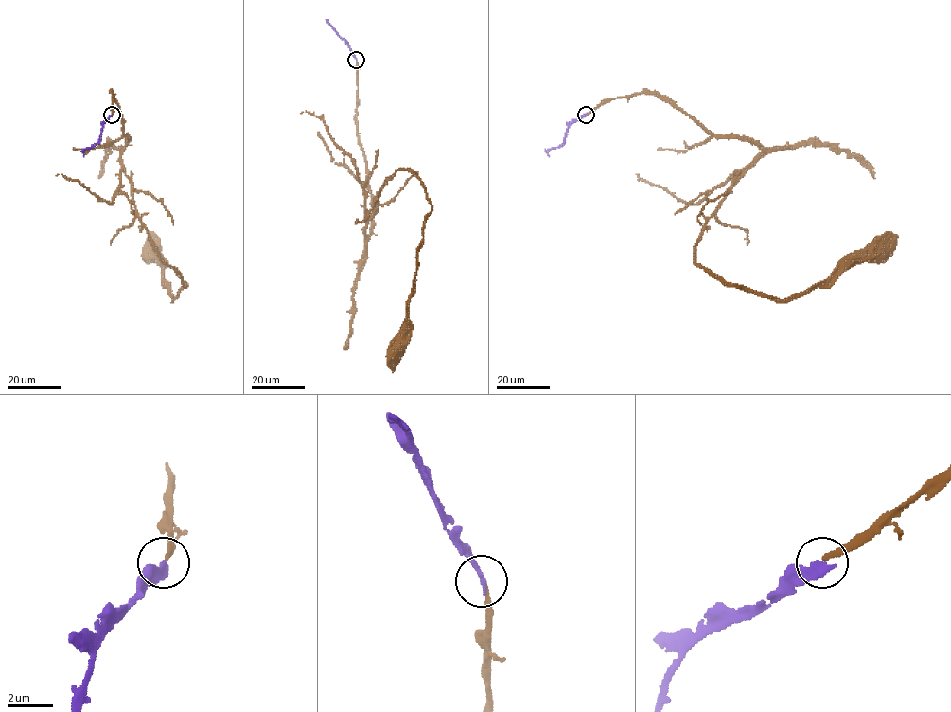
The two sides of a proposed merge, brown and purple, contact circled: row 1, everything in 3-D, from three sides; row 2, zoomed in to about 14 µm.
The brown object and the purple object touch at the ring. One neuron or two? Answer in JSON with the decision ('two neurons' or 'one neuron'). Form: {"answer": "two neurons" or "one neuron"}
{"answer": "one neuron"}

